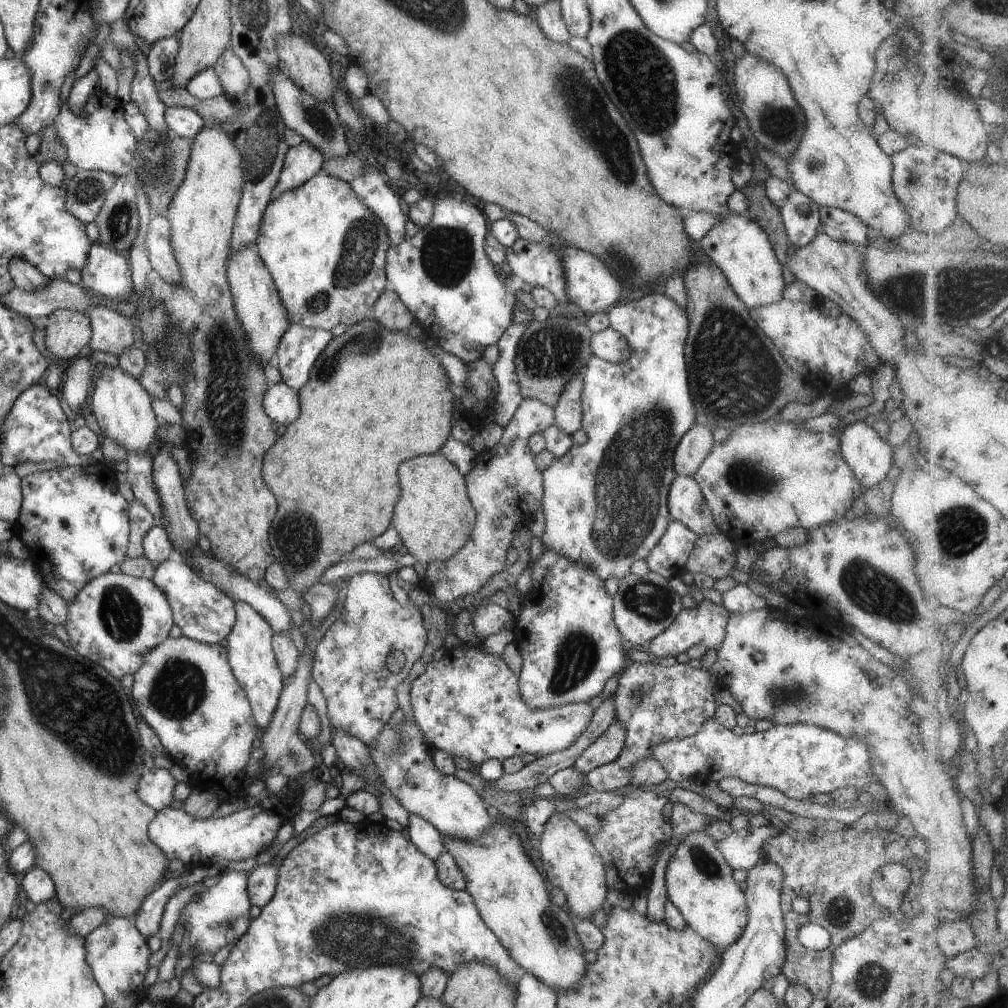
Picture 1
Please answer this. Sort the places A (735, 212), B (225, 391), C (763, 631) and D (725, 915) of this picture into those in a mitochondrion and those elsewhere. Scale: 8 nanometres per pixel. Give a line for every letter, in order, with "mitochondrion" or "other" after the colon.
A: other
B: mitochondrion
C: other
D: other

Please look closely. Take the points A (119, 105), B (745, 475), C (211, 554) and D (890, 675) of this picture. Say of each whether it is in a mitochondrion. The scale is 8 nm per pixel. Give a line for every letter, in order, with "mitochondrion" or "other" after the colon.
A: other
B: mitochondrion
C: other
D: other

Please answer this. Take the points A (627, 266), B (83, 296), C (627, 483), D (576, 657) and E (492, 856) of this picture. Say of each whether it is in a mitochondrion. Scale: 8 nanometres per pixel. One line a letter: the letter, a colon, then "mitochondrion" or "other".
A: mitochondrion
B: other
C: mitochondrion
D: mitochondrion
E: other

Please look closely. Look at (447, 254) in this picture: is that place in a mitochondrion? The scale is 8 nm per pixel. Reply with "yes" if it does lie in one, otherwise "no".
yes

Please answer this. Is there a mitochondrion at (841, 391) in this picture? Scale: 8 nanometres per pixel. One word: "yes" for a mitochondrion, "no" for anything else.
no

